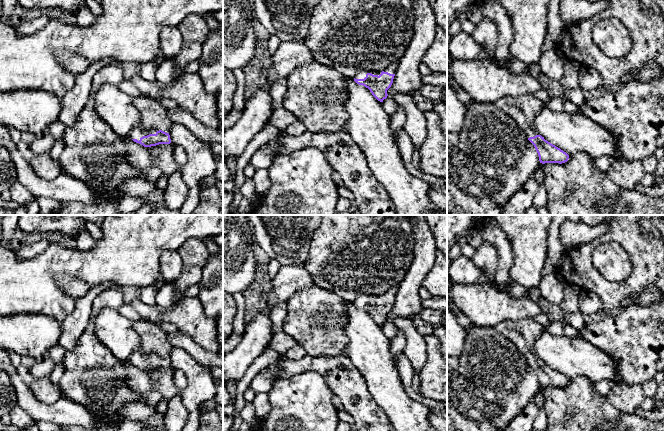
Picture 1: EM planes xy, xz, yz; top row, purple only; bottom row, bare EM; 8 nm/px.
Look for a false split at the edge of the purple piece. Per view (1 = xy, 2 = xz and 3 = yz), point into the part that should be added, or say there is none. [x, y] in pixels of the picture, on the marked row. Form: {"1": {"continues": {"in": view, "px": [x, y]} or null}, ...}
{"1": {"continues": {"in": "xy", "px": [154, 117]}}, "2": {"continues": {"in": "xz", "px": [360, 75]}}, "3": {"continues": {"in": "yz", "px": [523, 109]}}}

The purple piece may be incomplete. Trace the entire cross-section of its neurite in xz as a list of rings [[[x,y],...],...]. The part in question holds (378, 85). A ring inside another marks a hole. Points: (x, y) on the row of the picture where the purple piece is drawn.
[[[398,62],[380,71],[361,71],[355,75],[354,81],[370,90],[372,95],[380,102],[387,98],[387,90],[391,87],[396,73]]]

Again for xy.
[[[145,95],[132,100],[140,113],[141,122],[130,132],[131,139],[144,147],[170,144],[169,129],[173,121],[168,117],[167,109]]]

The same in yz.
[[[533,94],[516,97],[502,97],[494,103],[500,110],[514,119],[534,145],[539,161],[545,163],[565,163],[569,155],[542,137],[536,129],[534,120],[541,111],[543,103]]]

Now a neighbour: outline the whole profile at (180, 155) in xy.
[[[175,145],[174,149],[174,159],[177,162],[179,169],[184,167],[187,163],[188,157],[185,149],[179,145]]]

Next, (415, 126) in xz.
[[[391,87],[387,90],[387,94],[393,97],[398,105],[405,109],[406,122],[403,129],[409,135],[414,149],[418,150],[424,143],[427,128],[424,113],[420,111],[413,101],[412,95],[399,94]]]

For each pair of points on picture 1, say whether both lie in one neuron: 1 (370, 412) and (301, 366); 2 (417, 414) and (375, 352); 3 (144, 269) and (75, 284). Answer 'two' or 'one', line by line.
1: one
2: one
3: two

